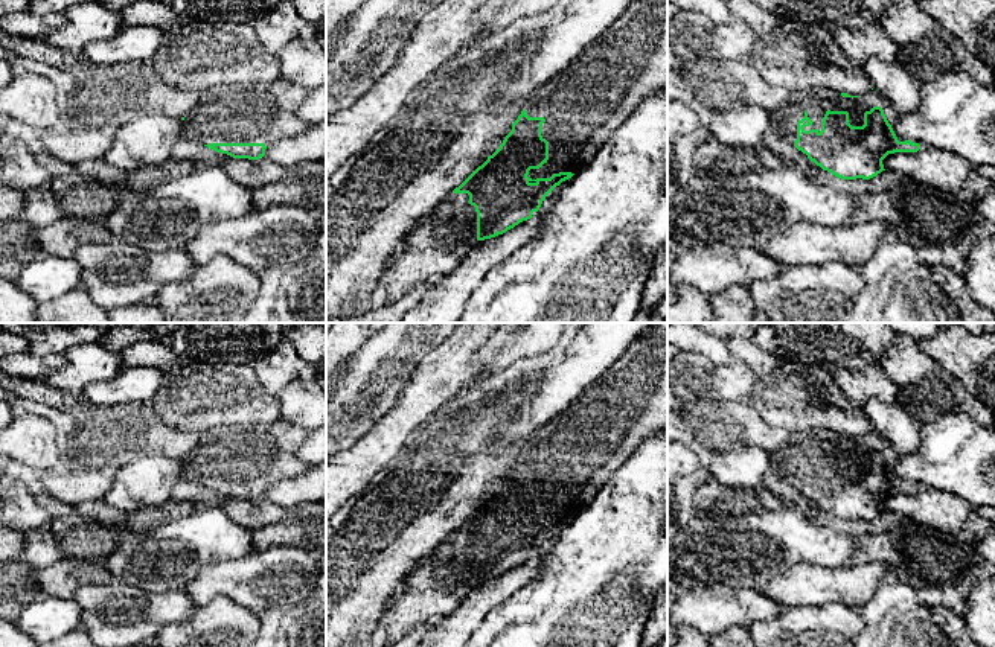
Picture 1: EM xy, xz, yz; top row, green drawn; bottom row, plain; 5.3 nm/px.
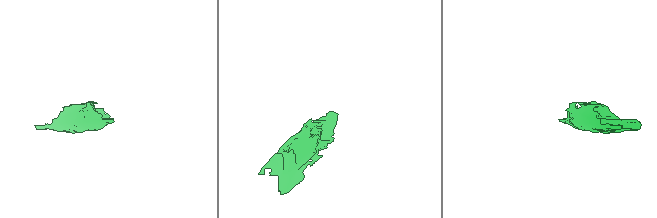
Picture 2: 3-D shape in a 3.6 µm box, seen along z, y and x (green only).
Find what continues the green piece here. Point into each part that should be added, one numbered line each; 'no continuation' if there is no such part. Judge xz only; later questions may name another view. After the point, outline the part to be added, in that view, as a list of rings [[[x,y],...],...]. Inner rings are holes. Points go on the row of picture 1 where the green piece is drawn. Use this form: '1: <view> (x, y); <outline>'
1: xz (584, 105); [[[635,0],[603,35],[532,94],[527,116],[545,119],[541,135],[549,142],[549,160],[539,169],[530,169],[527,177],[536,180],[559,172],[573,174],[545,196],[532,216],[550,210],[561,192],[591,164],[614,132],[666,85],[667,0]]]
2: xz (441, 239); [[[468,193],[446,195],[410,230],[381,277],[378,300],[390,303],[416,285],[451,273],[477,242],[477,212]]]

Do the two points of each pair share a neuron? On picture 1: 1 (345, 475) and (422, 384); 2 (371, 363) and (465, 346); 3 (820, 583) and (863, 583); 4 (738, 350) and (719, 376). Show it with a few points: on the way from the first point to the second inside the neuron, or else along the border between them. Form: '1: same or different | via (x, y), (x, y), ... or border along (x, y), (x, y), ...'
1: same | via (367, 452), (412, 407)
2: different | border along (445, 338), (425, 355), (406, 382)
3: same | via (831, 583), (852, 583)
4: different | border along (735, 358), (745, 363), (758, 378)

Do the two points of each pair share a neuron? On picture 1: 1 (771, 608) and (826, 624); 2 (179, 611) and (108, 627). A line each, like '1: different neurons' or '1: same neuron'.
1: different neurons
2: same neuron

